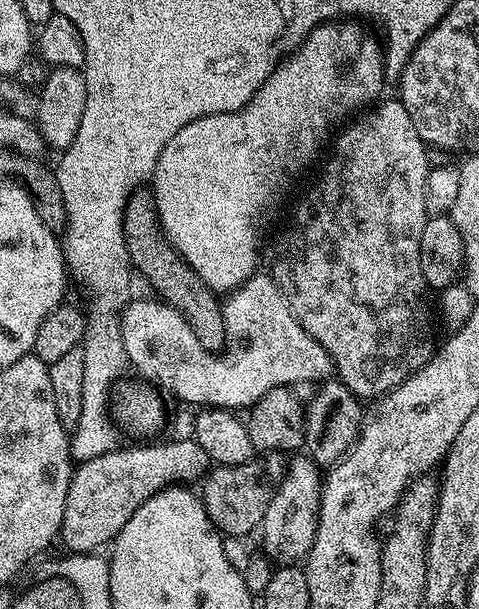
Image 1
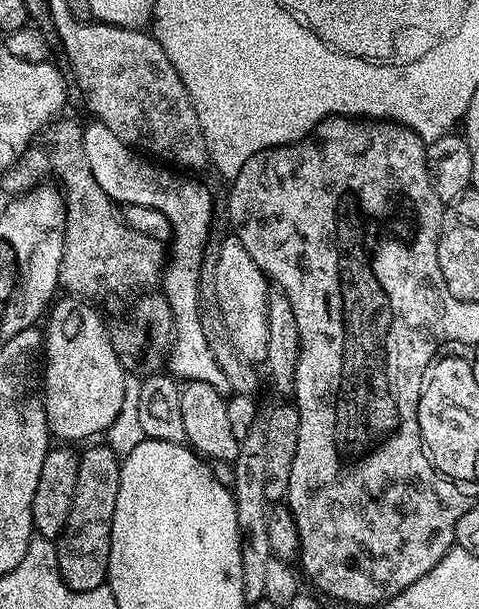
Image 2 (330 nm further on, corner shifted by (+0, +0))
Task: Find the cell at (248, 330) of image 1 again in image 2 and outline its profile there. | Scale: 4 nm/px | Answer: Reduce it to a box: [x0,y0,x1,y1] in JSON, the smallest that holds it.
[216,234,269,362]

